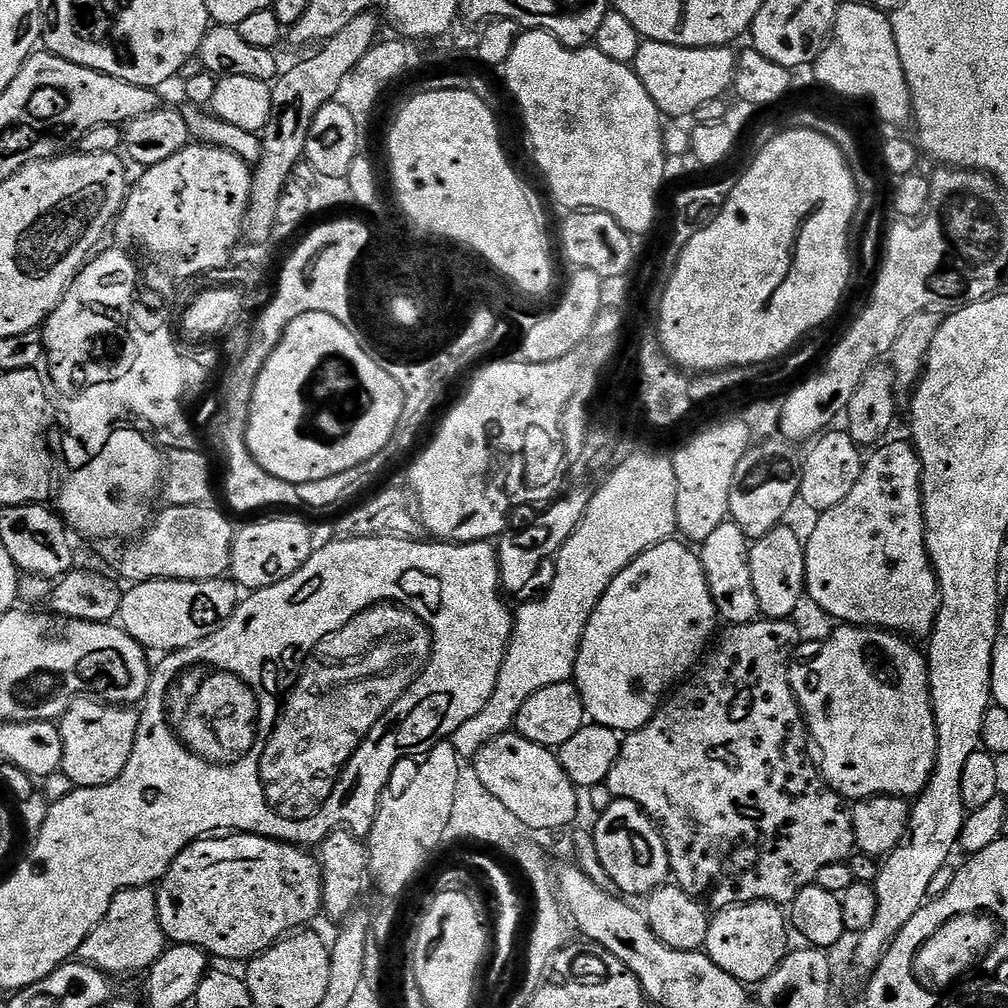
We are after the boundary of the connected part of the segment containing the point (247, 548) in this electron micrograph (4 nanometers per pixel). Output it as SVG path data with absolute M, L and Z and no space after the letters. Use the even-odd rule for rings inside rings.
M276 514L273 520L256 520L233 535L230 576L241 589L274 586L290 578L290 574L298 571L312 557L312 532L306 521L292 515L296 514Z

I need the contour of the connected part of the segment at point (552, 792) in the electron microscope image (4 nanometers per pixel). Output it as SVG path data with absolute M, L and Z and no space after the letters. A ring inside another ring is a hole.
M515 730L504 732L498 738L486 742L486 746L482 746L482 750L478 750L478 754L474 757L474 767L482 786L486 786L486 790L490 790L490 794L494 794L494 798L498 798L498 802L502 802L502 806L506 806L506 810L510 810L510 814L514 814L514 818L518 818L518 822L525 829L552 832L555 828L564 828L575 818L580 802L582 806L581 797L580 800L576 797L578 795L576 785L572 783L566 770L562 770L559 755L551 748L543 748L522 738Z

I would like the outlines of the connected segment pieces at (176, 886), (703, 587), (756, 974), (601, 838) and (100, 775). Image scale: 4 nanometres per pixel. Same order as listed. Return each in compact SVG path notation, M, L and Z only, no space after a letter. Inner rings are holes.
M238 832L235 834L216 834L211 838L196 840L187 848L178 854L178 858L170 866L170 870L164 879L159 881L157 900L157 918L160 919L160 928L164 931L165 937L172 944L189 944L195 948L201 948L203 952L208 953L209 957L220 960L241 960L247 962L253 956L271 948L273 944L284 939L285 936L303 929L312 919L322 912L322 878L320 877L320 866L315 855L311 851L295 844L283 844L281 840L271 840L265 836L255 836L253 832Z
M676 538L646 550L638 559L630 562L630 566L626 566L626 570L622 570L614 582L610 582L594 614L590 614L590 622L586 622L576 659L574 683L582 694L587 719L621 734L637 732L649 724L652 715L673 691L674 685L693 671L713 639L712 631L716 624L718 617L714 598L710 594L699 555L687 543Z
M755 900L749 904L735 904L719 909L715 915L711 917L708 937L704 943L710 959L722 966L726 974L741 980L745 986L758 986L770 978L770 974L774 974L776 967L790 951L790 924L785 909L765 900Z
M613 799L612 805L595 817L594 833L598 856L618 893L625 897L647 897L670 880L668 851L654 821L634 802Z
M96 698L73 700L58 721L62 734L60 766L72 785L78 788L97 788L114 782L114 778L126 770L126 762L130 762L139 725L139 711L131 707L101 702Z

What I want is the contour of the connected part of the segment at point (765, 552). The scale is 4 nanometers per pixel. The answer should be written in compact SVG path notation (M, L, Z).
M782 523L770 534L751 545L748 553L750 570L754 578L754 594L758 594L758 606L761 613L769 620L787 620L792 611L803 601L806 596L804 571L806 558L804 557L805 541L794 529L788 528L787 523Z

